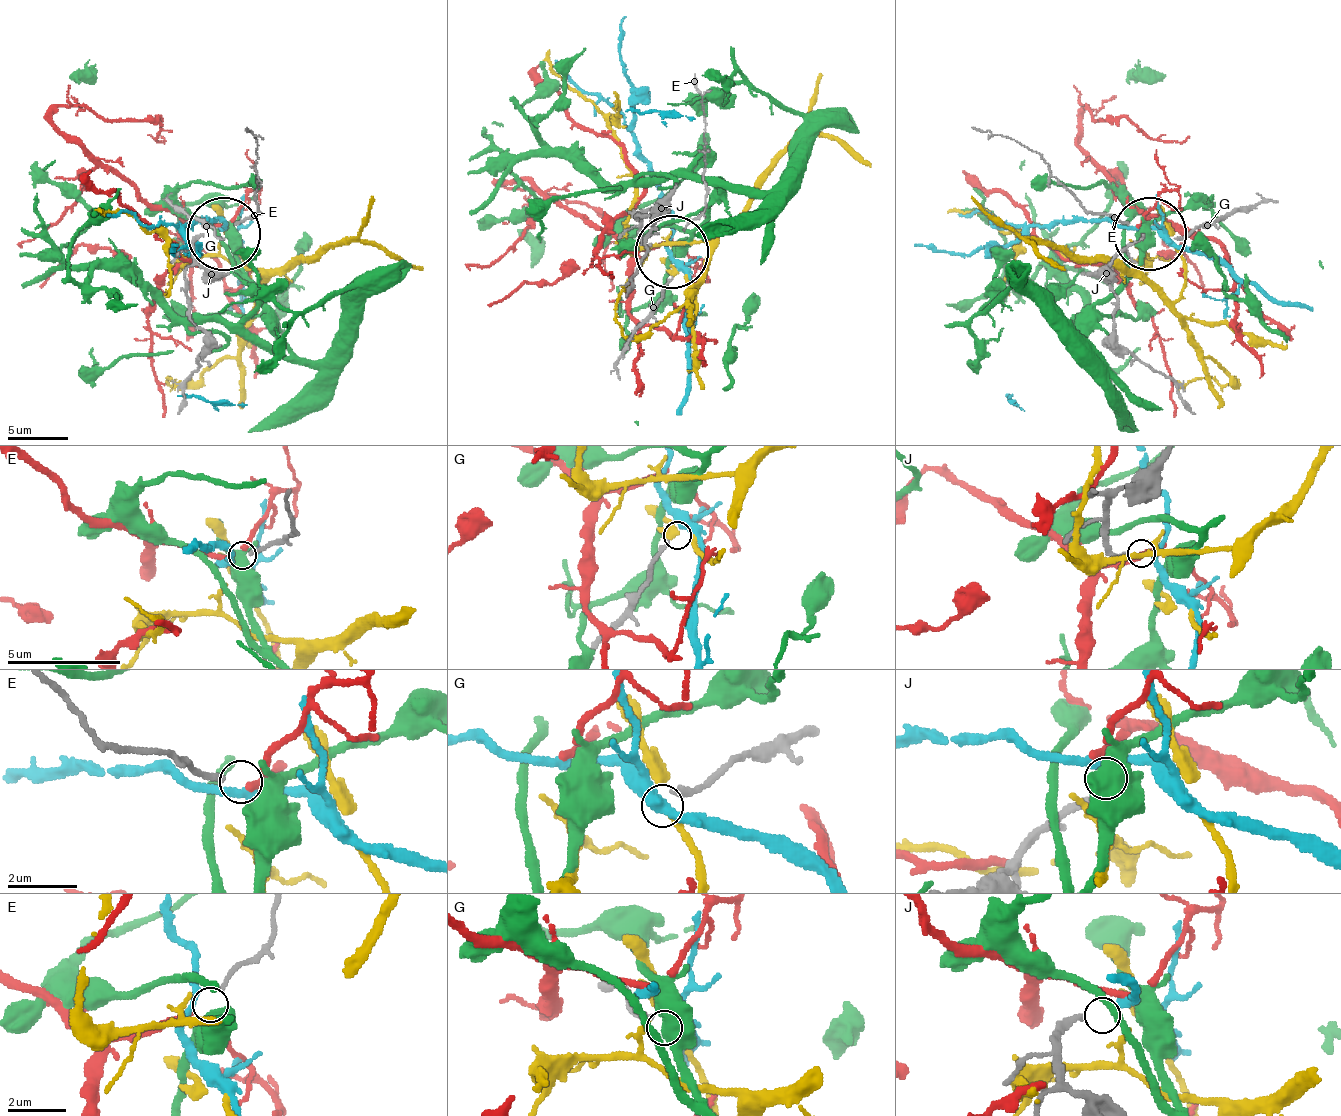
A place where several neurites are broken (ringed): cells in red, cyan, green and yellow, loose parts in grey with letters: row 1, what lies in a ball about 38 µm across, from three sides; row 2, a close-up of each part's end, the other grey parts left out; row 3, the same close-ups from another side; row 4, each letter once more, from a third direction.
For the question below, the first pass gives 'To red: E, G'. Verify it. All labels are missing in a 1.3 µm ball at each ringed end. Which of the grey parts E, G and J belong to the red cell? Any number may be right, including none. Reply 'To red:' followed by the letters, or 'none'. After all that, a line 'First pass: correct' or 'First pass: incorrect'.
To red: E
First pass: incorrect

